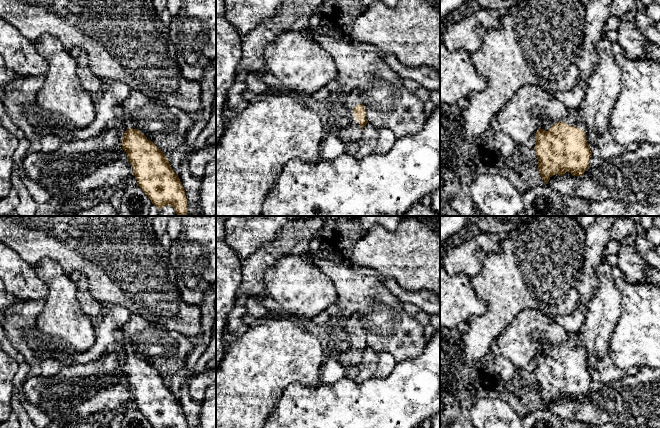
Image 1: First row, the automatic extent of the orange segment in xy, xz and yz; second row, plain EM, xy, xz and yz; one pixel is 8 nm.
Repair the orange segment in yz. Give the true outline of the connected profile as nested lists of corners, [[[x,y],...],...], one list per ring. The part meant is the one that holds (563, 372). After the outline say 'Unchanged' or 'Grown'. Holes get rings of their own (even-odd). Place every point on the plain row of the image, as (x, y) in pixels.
[[[569,333],[569,338],[563,345],[555,348],[548,345],[537,354],[534,373],[538,384],[538,394],[545,408],[548,408],[550,401],[555,398],[562,400],[569,396],[577,401],[583,399],[592,381],[586,364],[588,355],[588,352],[578,345],[578,333]]]. Grown

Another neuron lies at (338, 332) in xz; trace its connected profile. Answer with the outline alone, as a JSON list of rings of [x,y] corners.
[[[345,326],[333,328],[327,335],[323,335],[320,330],[323,347],[327,348],[330,356],[347,351],[351,341],[347,336]]]

